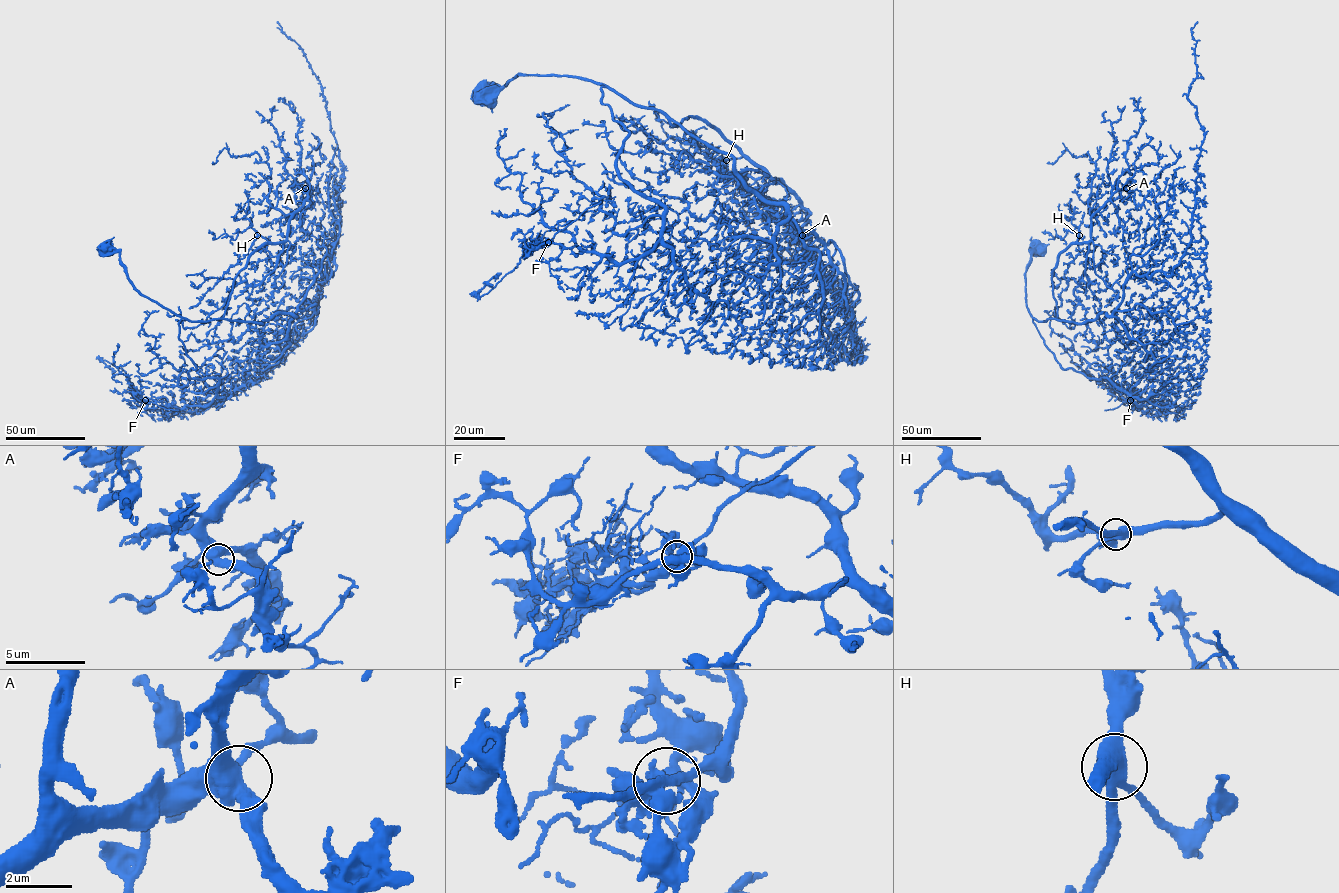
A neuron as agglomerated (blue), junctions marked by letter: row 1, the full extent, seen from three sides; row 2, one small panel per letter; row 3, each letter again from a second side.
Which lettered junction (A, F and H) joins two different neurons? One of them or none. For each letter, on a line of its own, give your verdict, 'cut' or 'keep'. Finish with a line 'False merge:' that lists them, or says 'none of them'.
A: keep
F: cut
H: keep
False merge: F

